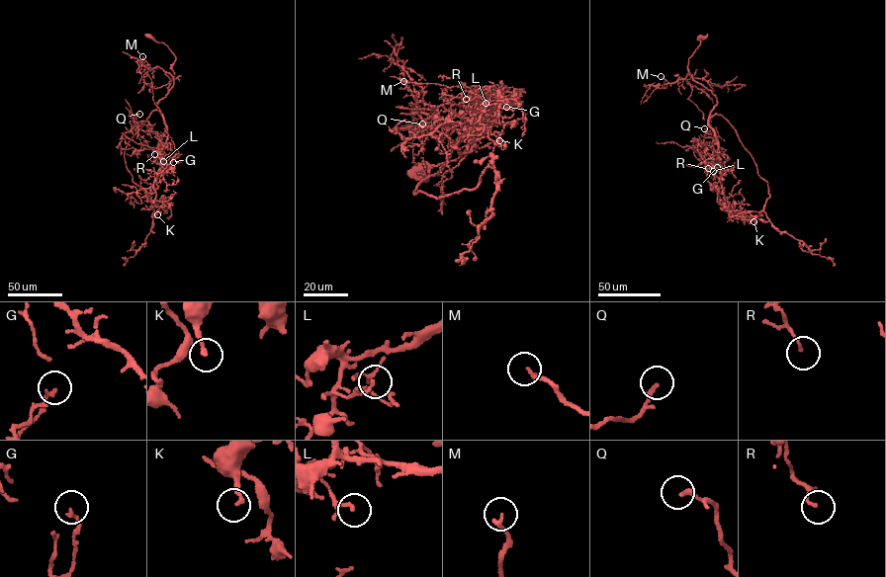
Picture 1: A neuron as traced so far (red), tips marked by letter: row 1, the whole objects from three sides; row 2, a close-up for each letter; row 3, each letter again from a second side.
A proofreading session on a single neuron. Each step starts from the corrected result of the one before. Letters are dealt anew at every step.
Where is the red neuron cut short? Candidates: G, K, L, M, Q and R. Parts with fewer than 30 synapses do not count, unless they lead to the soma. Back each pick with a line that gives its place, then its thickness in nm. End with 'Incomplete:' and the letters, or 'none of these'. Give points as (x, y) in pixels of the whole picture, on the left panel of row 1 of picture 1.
M: Place: (142, 56). Thickness 180 nm
Incomplete: M

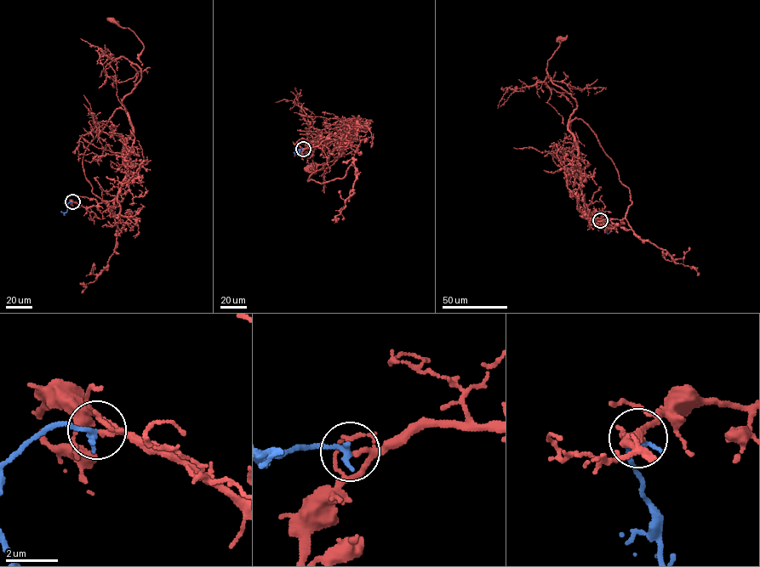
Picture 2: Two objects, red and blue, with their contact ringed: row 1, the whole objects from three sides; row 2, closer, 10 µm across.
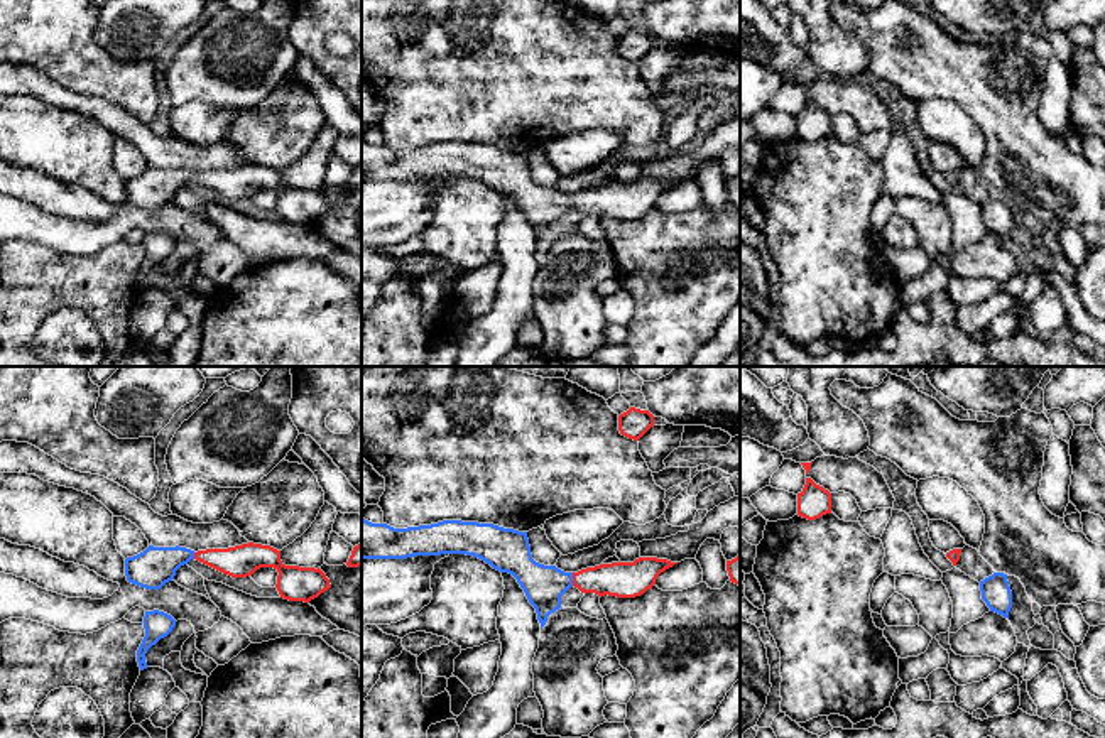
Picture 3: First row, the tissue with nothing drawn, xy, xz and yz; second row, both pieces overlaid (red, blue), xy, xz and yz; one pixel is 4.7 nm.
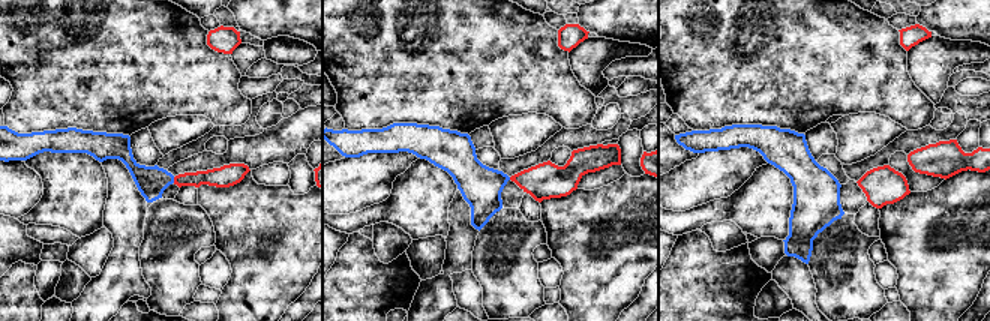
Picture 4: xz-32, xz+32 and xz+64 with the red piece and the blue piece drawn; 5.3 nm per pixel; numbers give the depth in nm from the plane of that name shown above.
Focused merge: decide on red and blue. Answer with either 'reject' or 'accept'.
accept

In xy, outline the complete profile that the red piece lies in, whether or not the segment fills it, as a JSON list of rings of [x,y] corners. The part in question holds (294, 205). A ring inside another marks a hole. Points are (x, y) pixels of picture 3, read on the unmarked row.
[[[253,164],[198,174],[179,167],[149,167],[144,174],[125,181],[125,198],[128,204],[140,209],[161,211],[191,181],[231,199],[247,199],[260,189],[274,189],[279,194],[275,209],[280,220],[289,223],[309,225],[331,209],[329,201],[319,189],[286,187],[280,182],[280,172]]]

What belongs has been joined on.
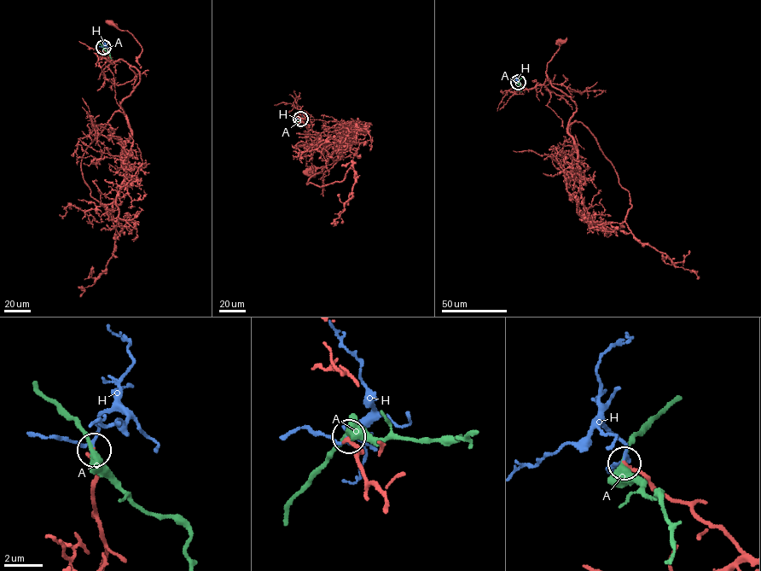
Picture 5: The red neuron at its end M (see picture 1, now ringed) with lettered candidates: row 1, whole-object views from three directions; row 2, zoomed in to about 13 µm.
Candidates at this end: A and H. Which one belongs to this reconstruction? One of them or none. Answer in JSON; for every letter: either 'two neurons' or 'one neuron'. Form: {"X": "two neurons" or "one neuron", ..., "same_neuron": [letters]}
{"A": "two neurons", "H": "one neuron", "same_neuron": ["H"]}

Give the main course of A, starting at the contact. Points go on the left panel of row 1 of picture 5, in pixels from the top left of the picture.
A: (103, 48), (110, 53), (111, 60)

